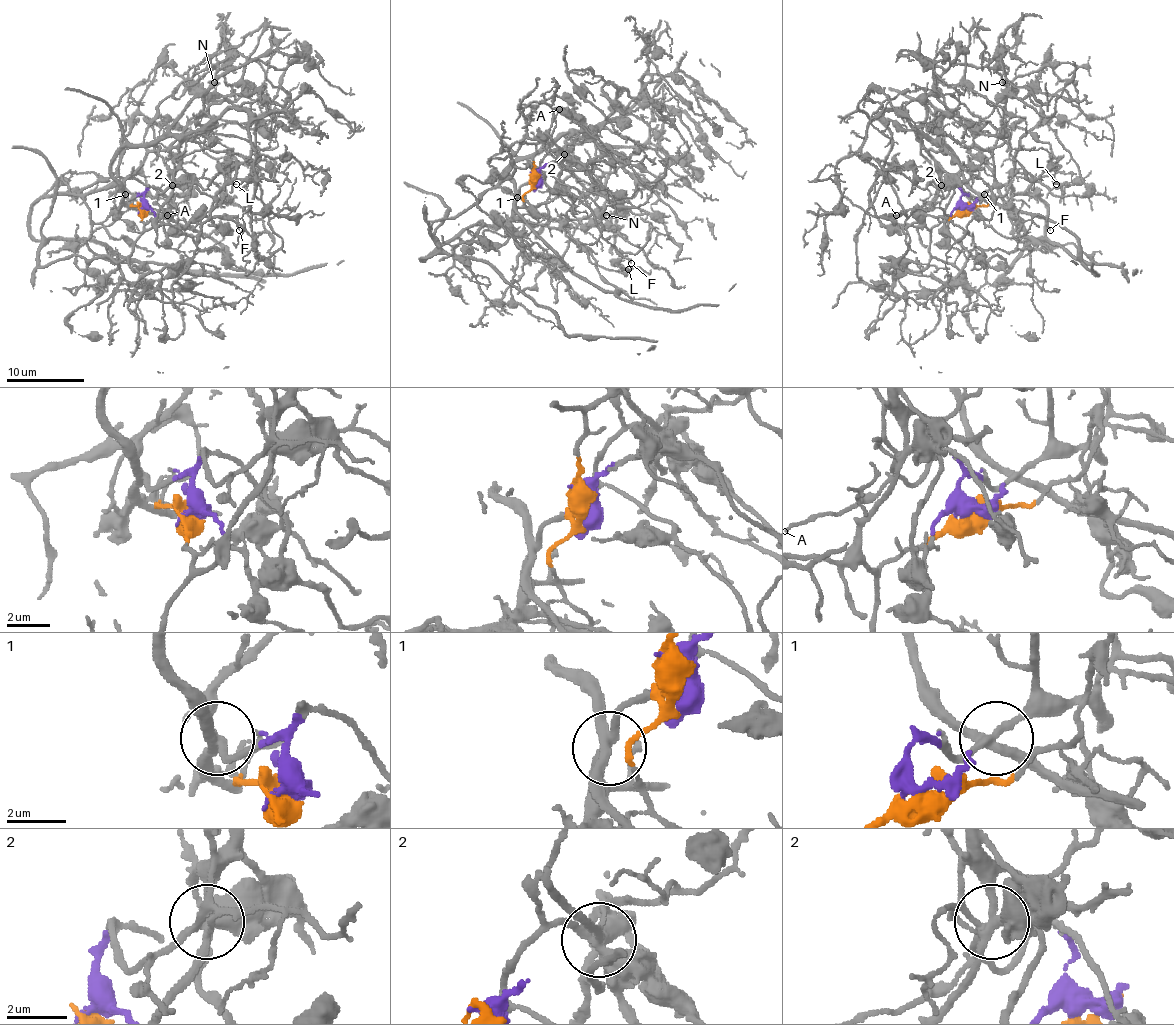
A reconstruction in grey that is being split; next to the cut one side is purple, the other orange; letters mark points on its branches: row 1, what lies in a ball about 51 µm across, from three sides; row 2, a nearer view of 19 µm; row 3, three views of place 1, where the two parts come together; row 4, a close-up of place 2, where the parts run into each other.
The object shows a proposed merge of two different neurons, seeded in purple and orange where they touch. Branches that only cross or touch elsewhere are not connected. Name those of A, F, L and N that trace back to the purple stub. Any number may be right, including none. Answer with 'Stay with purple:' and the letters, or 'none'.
Stay with purple: A, F, L

